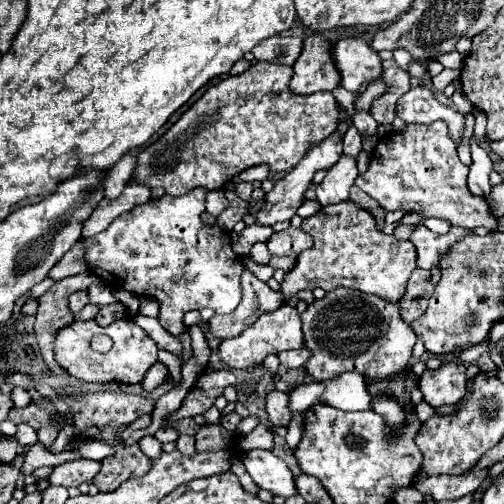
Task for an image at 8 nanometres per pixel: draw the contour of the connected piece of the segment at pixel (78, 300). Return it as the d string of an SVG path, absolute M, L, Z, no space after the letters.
M76 291L76 293L70 295L70 311L72 311L72 315L76 315L84 305L88 305L86 291Z

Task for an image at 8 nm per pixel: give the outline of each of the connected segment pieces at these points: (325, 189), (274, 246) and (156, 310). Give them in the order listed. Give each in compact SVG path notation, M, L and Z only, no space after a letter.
M342 155L328 171L324 181L316 187L316 199L322 205L330 205L330 203L342 203L348 199L350 187L354 185L358 177L358 169L356 169L356 159Z
M288 227L280 233L272 233L268 239L268 251L272 255L290 255L290 257L298 257L300 251L312 247L312 237L300 229Z
M142 297L140 298L140 314L158 318L160 314L160 304L154 298Z

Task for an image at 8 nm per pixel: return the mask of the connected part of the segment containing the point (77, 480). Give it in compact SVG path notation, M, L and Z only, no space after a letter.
M92 459L68 461L54 469L48 483L50 487L58 487L58 485L60 487L80 487L80 483L90 481L98 473L98 469L100 469L100 463Z

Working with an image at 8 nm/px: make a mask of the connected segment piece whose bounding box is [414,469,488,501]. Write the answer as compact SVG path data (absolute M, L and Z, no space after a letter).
M486 469L482 471L470 471L466 475L434 475L434 477L426 477L424 481L414 483L414 487L422 493L432 493L432 497L436 501L444 501L444 499L458 499L466 493L474 493L480 483L484 481L484 477L488 475Z

